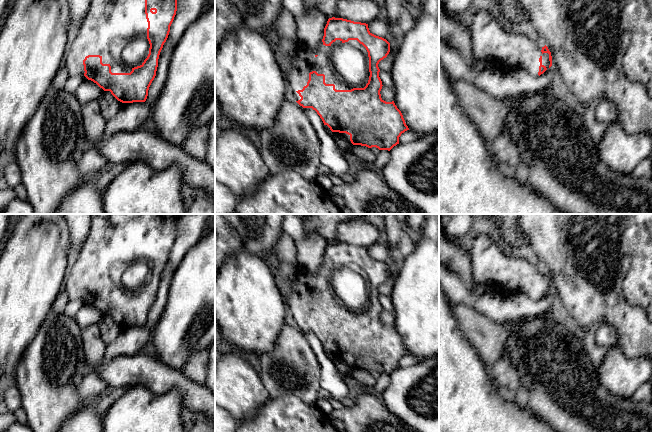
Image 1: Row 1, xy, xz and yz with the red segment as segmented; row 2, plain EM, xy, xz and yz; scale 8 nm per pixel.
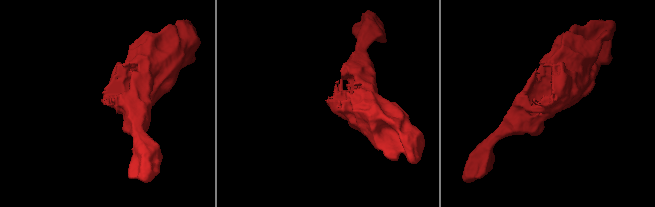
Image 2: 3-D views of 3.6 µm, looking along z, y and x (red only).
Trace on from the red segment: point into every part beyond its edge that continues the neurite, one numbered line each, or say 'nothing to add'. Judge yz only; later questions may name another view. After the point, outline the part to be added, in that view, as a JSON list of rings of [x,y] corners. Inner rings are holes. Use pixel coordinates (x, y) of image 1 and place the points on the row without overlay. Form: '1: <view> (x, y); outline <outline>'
1: yz (491, 263); outline [[[479,230],[477,232],[476,238],[469,252],[472,262],[472,275],[476,282],[480,284],[493,284],[501,288],[504,293],[523,294],[536,301],[539,300],[538,296],[539,290],[541,288],[544,289],[547,293],[549,292],[549,278],[541,276],[545,268],[534,258],[529,259],[518,257],[506,251],[499,241],[492,240],[492,235],[490,234],[489,230]]]

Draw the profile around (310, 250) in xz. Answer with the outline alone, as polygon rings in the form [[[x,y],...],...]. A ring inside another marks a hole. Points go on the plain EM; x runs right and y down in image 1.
[[[310,233],[295,244],[299,269],[310,274],[316,273],[323,263],[328,241],[320,235]]]

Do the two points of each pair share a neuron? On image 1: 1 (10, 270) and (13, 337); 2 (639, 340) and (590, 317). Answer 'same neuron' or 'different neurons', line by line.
1: same neuron
2: same neuron

